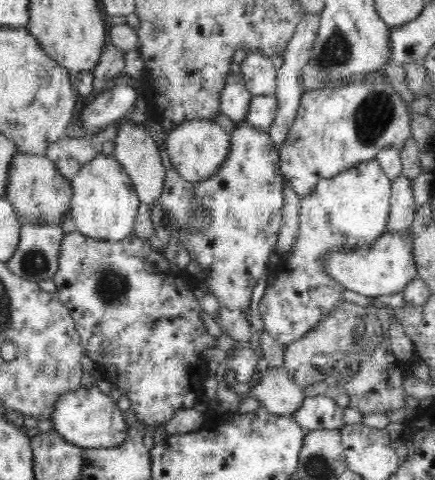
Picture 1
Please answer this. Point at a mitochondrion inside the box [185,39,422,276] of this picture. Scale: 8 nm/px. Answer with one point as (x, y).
(373, 115)

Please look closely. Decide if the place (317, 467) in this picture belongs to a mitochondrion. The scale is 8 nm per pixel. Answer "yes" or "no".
yes

